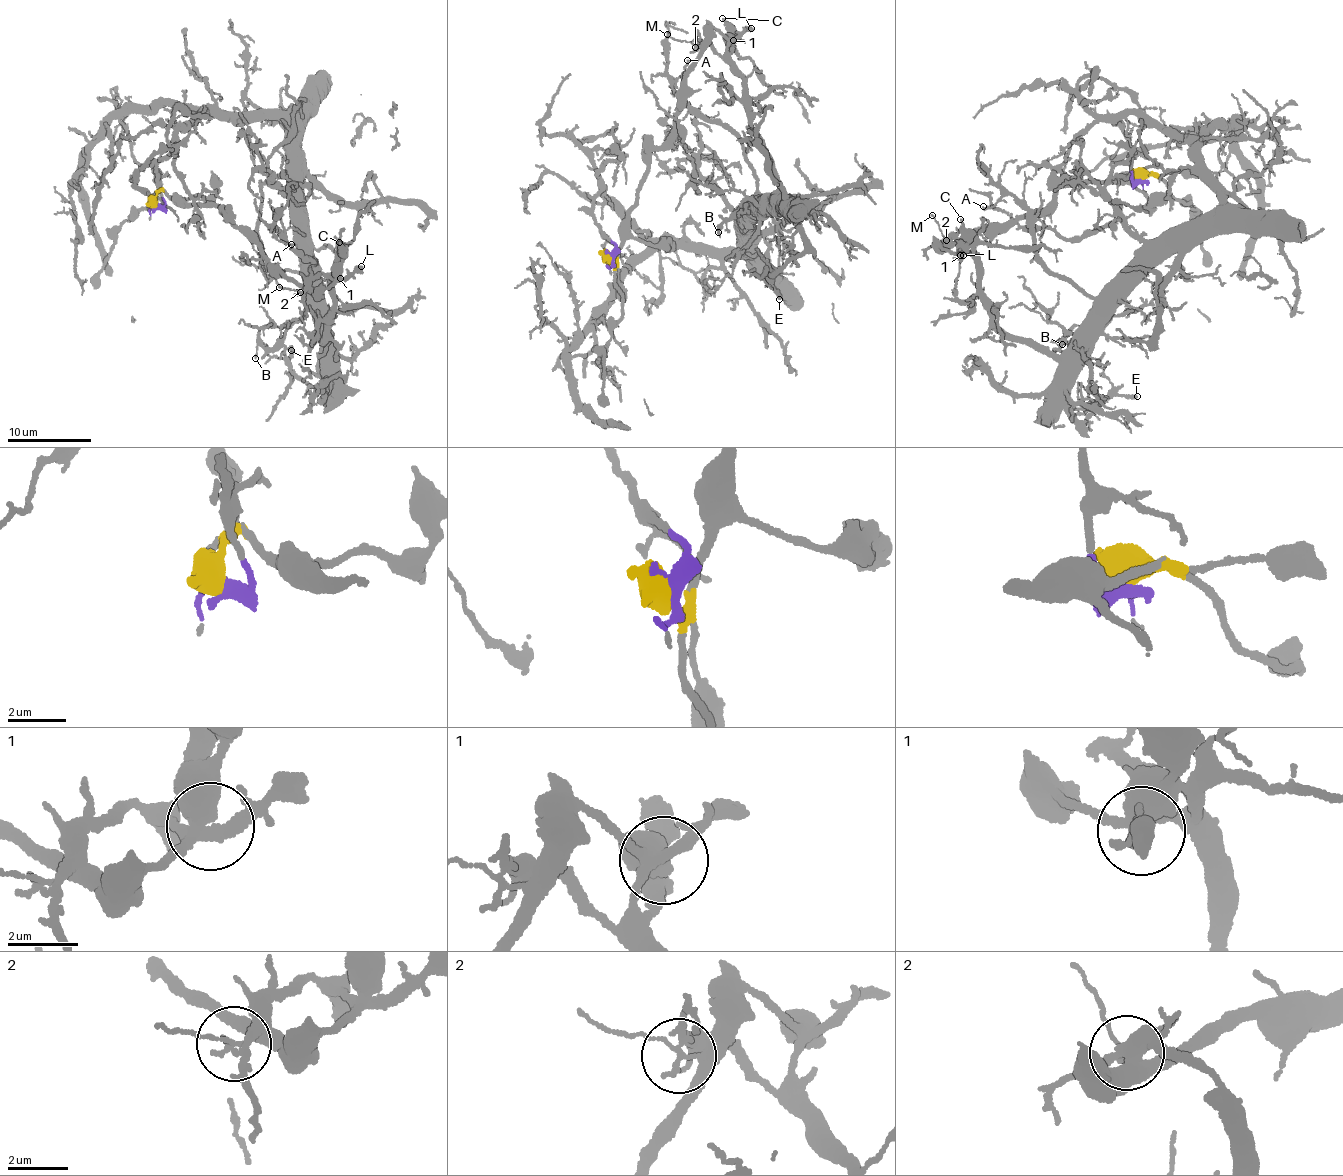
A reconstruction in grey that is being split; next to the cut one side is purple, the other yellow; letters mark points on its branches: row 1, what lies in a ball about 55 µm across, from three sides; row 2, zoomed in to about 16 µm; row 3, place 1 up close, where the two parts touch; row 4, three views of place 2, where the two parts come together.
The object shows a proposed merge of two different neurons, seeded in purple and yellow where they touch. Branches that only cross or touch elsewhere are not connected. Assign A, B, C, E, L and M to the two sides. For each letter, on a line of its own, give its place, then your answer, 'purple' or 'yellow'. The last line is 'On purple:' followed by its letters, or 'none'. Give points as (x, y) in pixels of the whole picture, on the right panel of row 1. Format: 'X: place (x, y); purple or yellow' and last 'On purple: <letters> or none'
A: place (983, 206); purple
B: place (1062, 344); purple
C: place (960, 219); yellow
E: place (1137, 396); purple
L: place (963, 255); purple
M: place (932, 215); yellow
On purple: A, B, E, L

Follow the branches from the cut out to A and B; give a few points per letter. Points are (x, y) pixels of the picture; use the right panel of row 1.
A: (1140, 181), (1114, 123), (1134, 114), (1186, 141), (1218, 205), (1091, 299), (1045, 264), (1011, 195), (982, 206)
B: (1140, 181), (1114, 123), (1134, 114), (1186, 141), (1218, 205), (1061, 344)

